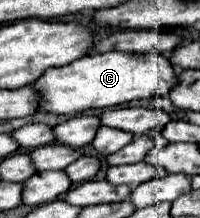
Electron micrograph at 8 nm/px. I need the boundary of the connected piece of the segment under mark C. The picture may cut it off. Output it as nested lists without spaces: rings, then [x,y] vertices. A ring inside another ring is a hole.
[[[105,52],[87,54],[67,66],[47,70],[39,82],[33,82],[39,90],[39,112],[75,116],[85,110],[103,110],[127,104],[131,100],[165,96],[175,86],[177,74],[171,62],[157,52],[129,54],[129,52]]]

